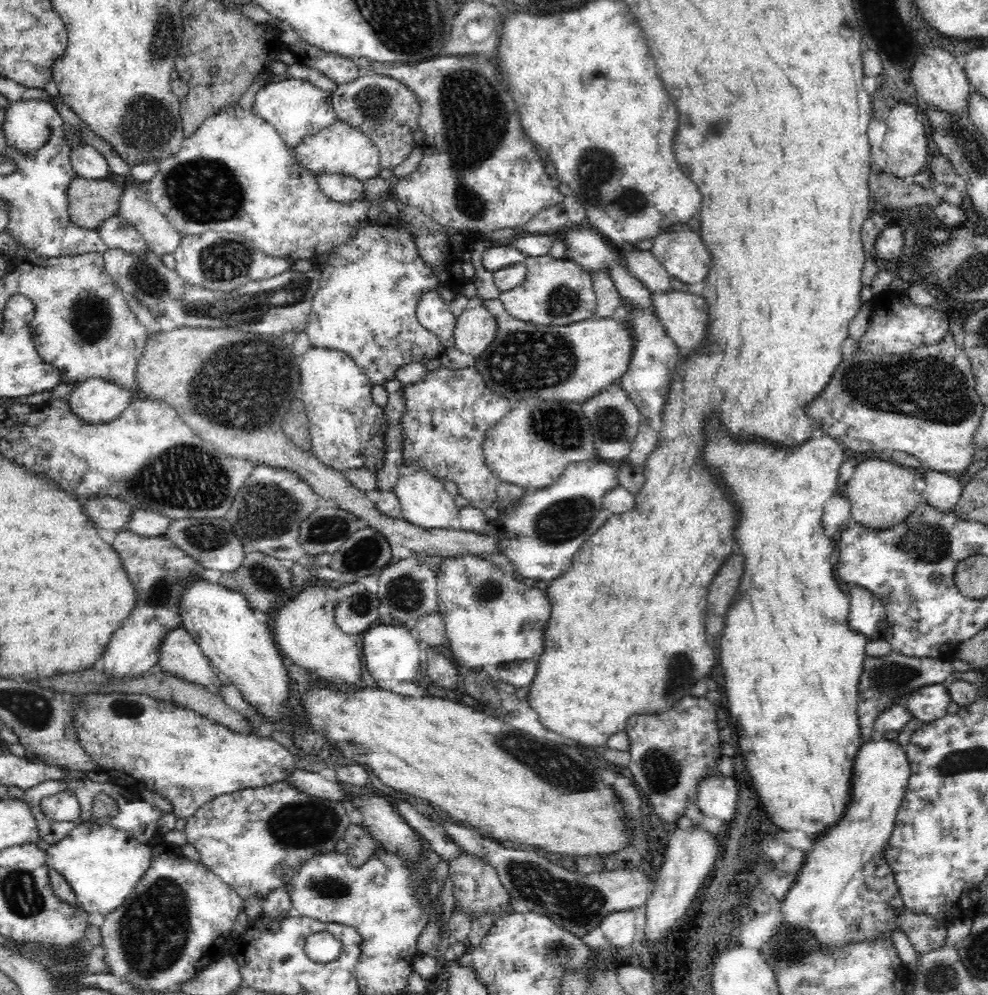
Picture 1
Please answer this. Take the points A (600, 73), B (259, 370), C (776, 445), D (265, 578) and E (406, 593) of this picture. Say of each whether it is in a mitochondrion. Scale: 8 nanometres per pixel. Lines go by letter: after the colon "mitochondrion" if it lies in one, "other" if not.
A: mitochondrion
B: mitochondrion
C: other
D: mitochondrion
E: mitochondrion

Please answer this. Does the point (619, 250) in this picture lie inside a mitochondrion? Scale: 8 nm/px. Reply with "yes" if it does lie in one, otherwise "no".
no

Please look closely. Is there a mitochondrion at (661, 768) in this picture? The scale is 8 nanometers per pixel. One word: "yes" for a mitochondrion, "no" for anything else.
yes

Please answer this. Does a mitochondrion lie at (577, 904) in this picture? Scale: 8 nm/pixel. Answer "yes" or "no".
yes

